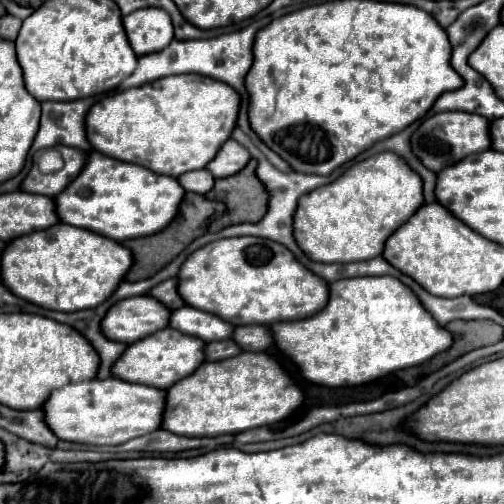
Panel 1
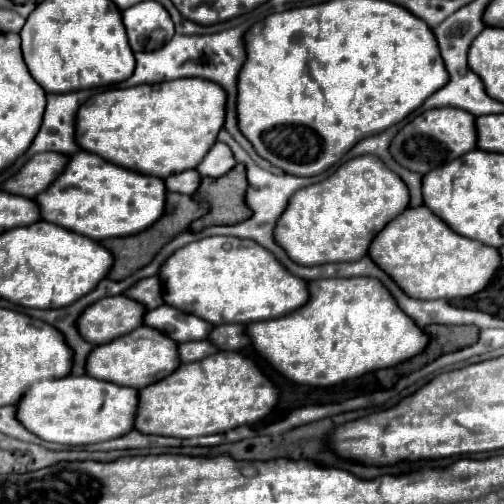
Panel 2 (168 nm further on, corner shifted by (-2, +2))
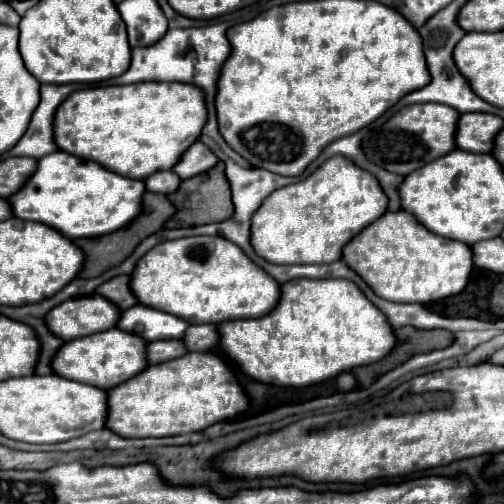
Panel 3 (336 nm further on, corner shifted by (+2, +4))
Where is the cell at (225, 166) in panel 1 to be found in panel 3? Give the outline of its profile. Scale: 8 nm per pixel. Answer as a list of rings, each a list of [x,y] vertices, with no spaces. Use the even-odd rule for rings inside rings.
[[[196,140],[184,154],[182,158],[178,160],[176,166],[172,166],[174,174],[180,176],[180,180],[186,180],[186,178],[192,178],[200,172],[206,172],[208,168],[212,168],[214,164],[218,162],[218,158],[200,142]]]

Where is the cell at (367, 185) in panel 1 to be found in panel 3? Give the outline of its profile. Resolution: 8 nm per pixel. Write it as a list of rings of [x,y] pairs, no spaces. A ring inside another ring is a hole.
[[[332,156],[308,178],[276,190],[262,202],[252,218],[250,244],[272,264],[332,264],[340,260],[346,242],[386,212],[386,204],[388,198],[370,172],[344,156]]]

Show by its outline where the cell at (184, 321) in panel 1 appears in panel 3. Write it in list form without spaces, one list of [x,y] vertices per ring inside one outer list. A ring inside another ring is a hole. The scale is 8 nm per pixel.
[[[136,304],[120,312],[120,320],[116,322],[116,328],[130,334],[138,334],[146,342],[152,342],[166,338],[182,338],[188,328],[188,322],[172,314]]]

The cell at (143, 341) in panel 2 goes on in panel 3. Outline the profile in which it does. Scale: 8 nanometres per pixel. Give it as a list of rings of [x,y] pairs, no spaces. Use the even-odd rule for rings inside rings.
[[[110,328],[86,338],[76,338],[70,342],[64,342],[60,350],[56,350],[56,356],[50,362],[54,374],[78,382],[86,382],[90,386],[98,388],[112,388],[120,382],[126,382],[128,378],[136,376],[146,368],[146,342],[130,332],[122,332],[118,328]]]

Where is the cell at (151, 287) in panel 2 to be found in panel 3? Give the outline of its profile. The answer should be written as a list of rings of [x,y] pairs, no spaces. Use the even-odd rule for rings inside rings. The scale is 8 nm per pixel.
[[[116,276],[116,278],[106,280],[96,292],[102,294],[106,300],[112,300],[114,304],[118,304],[120,310],[126,310],[126,308],[130,308],[130,306],[134,306],[138,302],[134,298],[128,282],[130,282],[128,276]]]

